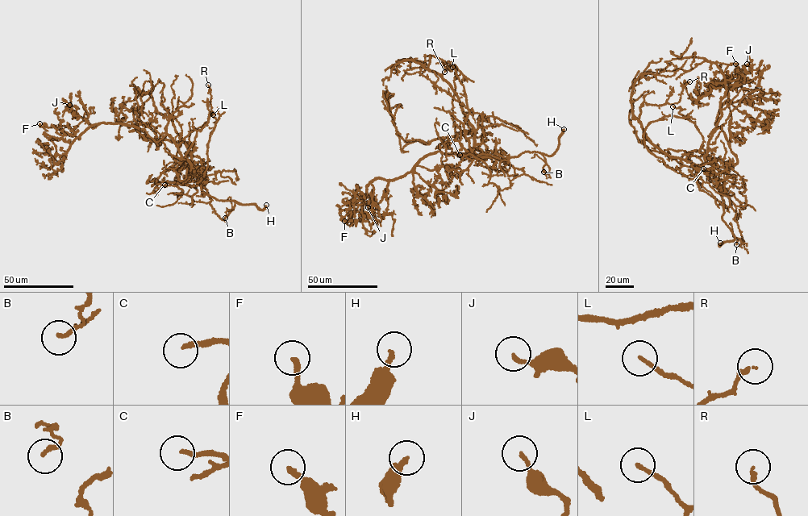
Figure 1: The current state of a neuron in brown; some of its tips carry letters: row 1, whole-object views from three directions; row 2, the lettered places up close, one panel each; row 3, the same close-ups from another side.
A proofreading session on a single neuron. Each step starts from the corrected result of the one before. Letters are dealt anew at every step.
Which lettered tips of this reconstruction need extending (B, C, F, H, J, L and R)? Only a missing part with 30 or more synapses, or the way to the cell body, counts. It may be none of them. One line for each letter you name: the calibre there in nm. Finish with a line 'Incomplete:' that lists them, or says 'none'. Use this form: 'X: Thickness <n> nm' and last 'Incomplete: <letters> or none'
C: Thickness 170 nm
H: Thickness 220 nm
Incomplete: C, H

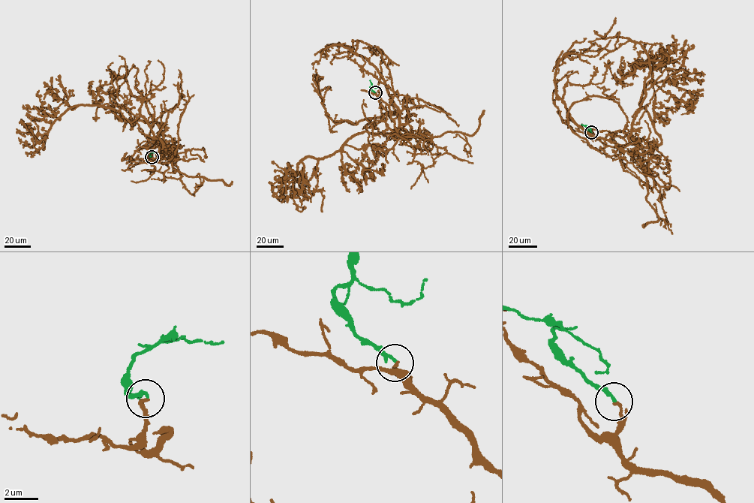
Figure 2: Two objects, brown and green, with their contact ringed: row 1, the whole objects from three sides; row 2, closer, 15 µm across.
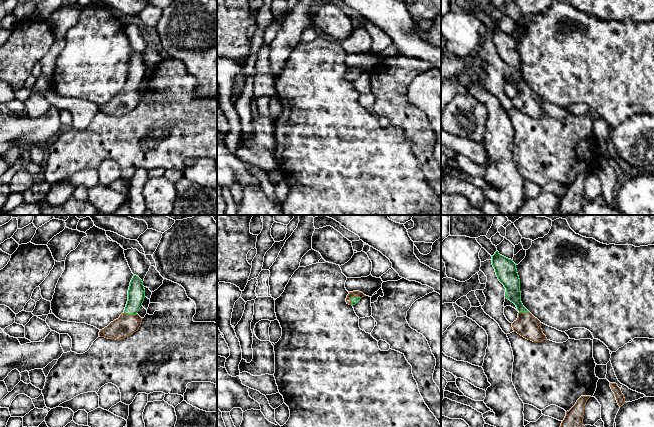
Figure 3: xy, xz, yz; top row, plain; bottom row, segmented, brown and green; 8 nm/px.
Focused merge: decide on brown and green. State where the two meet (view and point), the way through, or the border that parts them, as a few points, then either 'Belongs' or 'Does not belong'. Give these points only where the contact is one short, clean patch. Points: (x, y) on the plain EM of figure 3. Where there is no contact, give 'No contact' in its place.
Touches brown at xz (352, 72). Path across: xz (355, 69), (352, 72), (354, 76). Belongs

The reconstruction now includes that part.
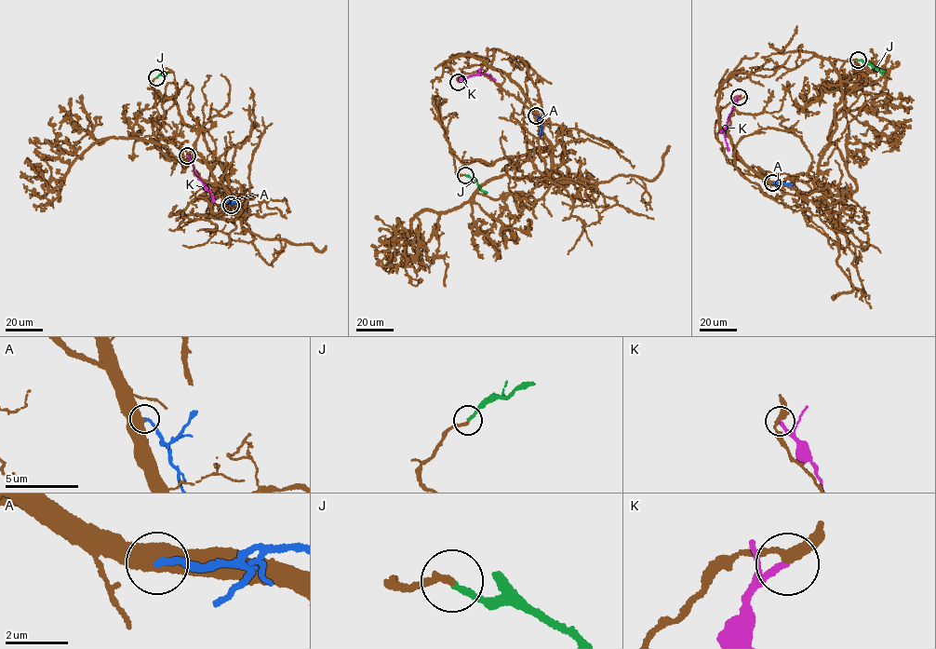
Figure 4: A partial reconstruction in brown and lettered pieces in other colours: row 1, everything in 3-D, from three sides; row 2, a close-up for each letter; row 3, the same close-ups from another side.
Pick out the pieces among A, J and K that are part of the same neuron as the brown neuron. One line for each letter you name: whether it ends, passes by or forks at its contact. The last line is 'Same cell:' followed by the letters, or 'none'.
J: It ends there
Same cell: J

